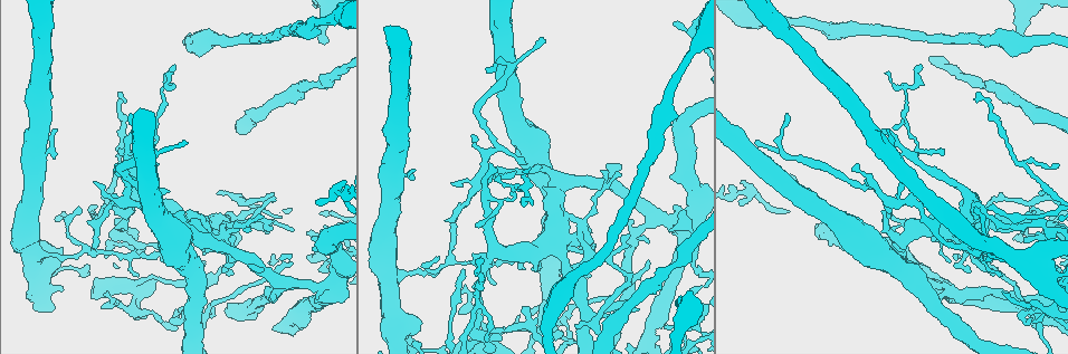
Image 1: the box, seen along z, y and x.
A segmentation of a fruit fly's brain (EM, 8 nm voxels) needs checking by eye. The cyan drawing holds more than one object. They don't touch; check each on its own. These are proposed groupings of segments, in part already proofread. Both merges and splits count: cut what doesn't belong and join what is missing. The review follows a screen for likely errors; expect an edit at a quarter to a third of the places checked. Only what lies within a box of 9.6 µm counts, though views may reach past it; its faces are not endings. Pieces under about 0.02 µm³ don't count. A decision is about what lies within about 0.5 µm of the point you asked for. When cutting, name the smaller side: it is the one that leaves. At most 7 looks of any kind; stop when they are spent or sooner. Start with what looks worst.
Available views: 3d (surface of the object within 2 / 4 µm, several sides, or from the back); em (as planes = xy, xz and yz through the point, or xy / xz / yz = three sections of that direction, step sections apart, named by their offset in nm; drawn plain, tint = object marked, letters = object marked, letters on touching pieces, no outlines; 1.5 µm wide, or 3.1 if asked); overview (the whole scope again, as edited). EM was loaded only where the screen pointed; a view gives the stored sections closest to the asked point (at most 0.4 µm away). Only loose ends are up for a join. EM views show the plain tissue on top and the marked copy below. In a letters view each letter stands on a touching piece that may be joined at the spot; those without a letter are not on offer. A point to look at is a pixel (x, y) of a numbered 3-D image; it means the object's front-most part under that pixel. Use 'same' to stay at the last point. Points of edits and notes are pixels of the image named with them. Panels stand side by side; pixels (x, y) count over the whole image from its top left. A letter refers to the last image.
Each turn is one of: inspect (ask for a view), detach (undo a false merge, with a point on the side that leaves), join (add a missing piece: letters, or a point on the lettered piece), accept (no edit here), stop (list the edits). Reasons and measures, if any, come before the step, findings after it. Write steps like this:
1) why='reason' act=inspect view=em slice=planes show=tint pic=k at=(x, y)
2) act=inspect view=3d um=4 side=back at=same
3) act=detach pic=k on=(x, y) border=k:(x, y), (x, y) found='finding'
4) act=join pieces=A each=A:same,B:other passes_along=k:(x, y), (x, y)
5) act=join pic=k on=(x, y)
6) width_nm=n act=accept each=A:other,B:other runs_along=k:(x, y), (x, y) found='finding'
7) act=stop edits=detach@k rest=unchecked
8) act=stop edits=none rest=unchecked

why='free end' act=inspect view=3d um=4 pic=1 at=(326, 42)

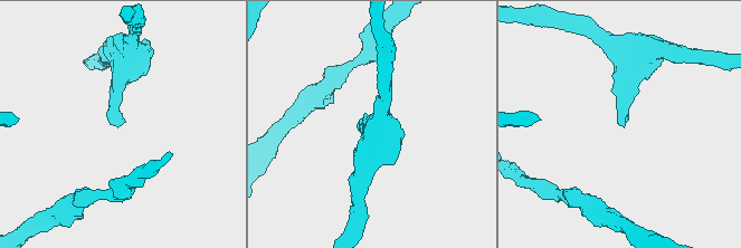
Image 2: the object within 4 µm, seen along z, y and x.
why='now the EM' act=inspect view=em slice=xy step=4 show=tint pic=2 at=(118, 124)

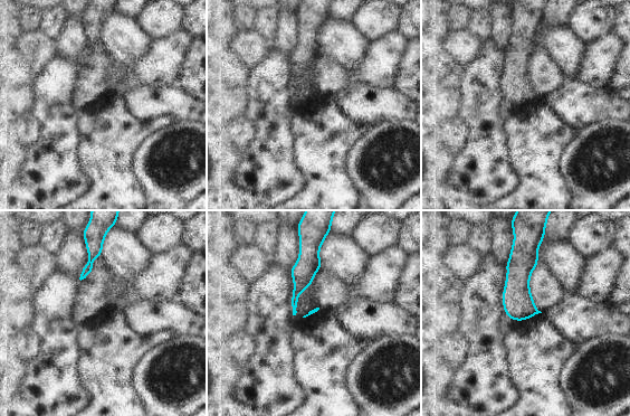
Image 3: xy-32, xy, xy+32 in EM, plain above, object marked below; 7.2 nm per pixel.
act=inspect view=em slice=xy step=4 show=letters at=same

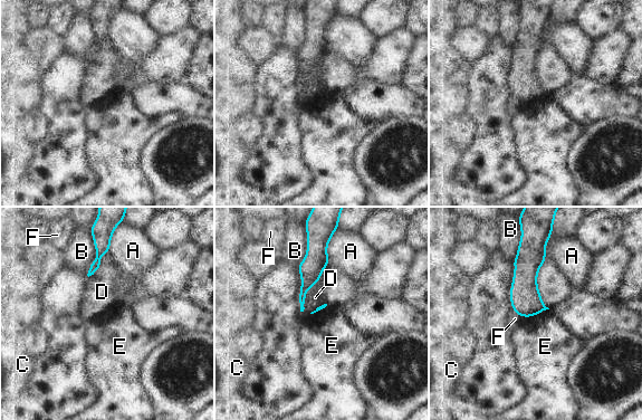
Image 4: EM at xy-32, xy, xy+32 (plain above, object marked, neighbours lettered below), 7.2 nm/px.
longest_contact=D:400nm act=accept each=A:other,B:other,C:other,D:other,E:other,F:other border=4:(548, 308), (524, 317) found='no lettered piece goes on from it'

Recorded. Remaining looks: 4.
why='an open end' act=inspect view=em slice=planes show=letters pic=1 at=(531, 203)

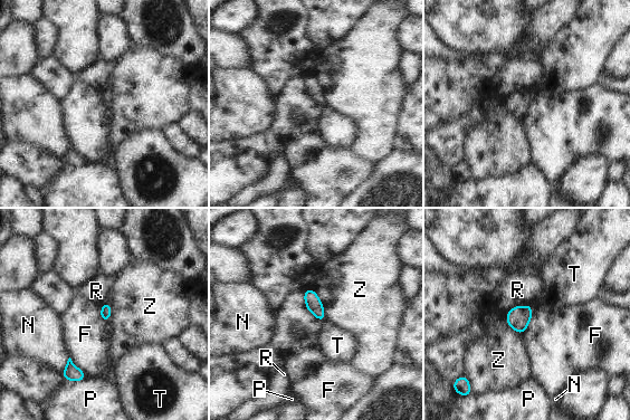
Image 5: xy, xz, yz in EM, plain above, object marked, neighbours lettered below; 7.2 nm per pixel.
width_nm=70 longest_contact=F:260nm act=accept each=F:other,N:other,P:other,R:other,T:other,Z:other found='none of them fits'

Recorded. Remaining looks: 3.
why='branch point' act=inspect view=em slice=planes show=letters pic=1 at=(475, 334)

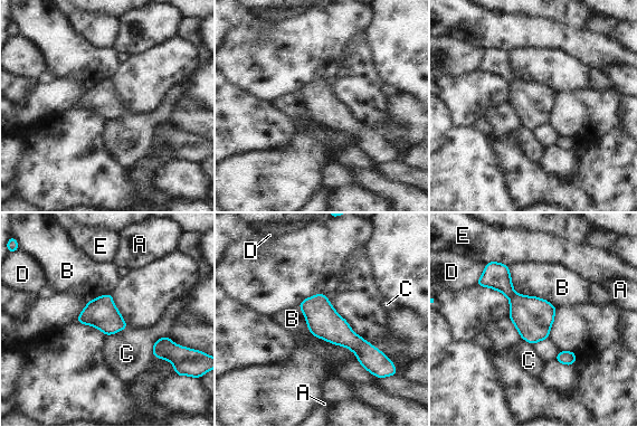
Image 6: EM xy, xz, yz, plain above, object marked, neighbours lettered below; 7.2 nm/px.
longest_contact=B:460nm act=accept each=A:other,B:other,C:other,D:other,E:other border=6:(507, 266), (515, 292), (555, 309) found='continuous, no second neuron'

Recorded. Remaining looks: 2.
act=stop edits=none rest=unchecked

